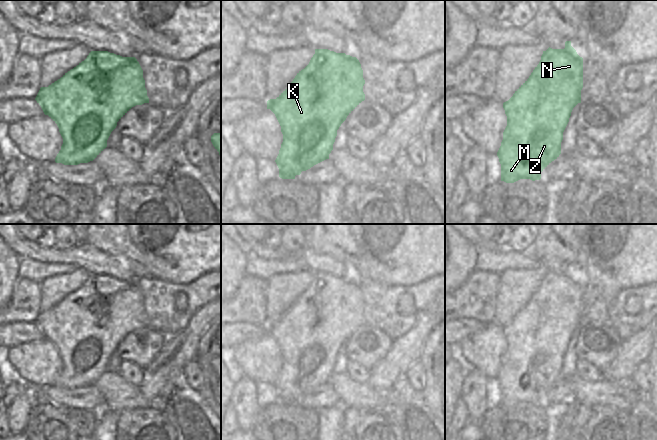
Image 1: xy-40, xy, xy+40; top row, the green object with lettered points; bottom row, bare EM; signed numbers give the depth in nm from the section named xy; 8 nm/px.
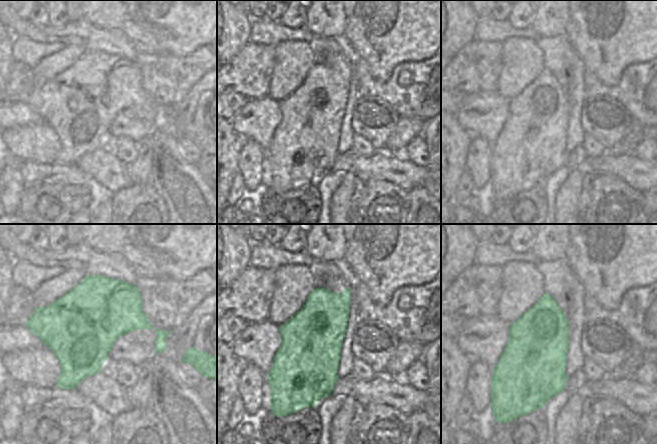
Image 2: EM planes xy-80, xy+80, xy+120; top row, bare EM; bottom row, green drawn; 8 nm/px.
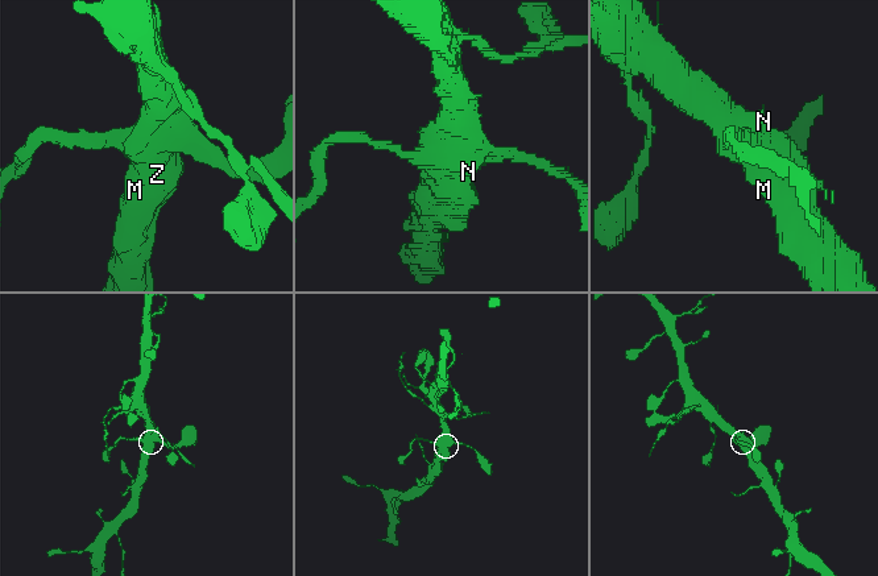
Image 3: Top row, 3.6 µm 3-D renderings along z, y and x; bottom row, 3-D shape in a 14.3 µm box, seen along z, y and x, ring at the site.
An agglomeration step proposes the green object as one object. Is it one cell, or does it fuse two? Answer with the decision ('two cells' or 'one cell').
one cell

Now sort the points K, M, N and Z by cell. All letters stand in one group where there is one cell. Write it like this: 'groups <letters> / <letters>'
groups K M N Z

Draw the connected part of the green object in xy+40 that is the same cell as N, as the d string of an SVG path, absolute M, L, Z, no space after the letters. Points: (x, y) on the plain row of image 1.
M565 266L564 273L543 275L539 288L529 302L503 327L507 350L497 376L501 388L501 405L514 407L520 403L541 403L541 396L561 378L563 356L573 332L581 327L583 282Z

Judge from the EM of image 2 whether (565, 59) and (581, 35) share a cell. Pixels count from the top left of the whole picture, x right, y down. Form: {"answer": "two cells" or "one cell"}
{"answer": "two cells"}

